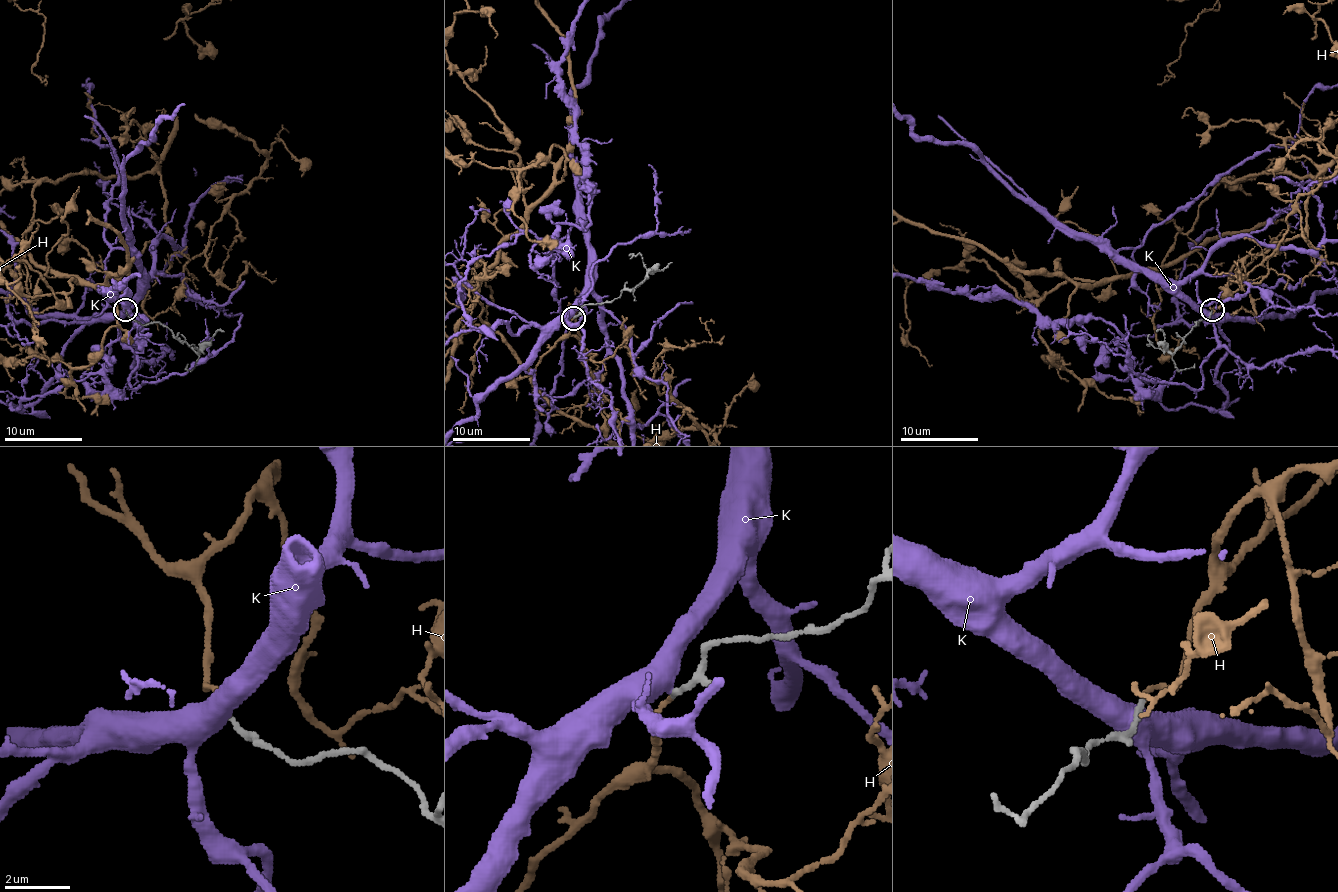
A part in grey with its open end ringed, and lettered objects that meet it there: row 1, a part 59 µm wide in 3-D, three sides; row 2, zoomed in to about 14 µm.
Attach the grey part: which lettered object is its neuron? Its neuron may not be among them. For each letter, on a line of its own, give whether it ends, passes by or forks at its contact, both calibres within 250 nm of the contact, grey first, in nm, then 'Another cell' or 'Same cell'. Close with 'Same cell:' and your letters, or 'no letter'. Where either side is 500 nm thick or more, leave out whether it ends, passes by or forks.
H: It ends there. Thickness 180 nm (grey) against 120 nm. Same cell
K: It passes by. Thickness 220 nm (grey) against 440 nm. Another cell
Same cell: H

